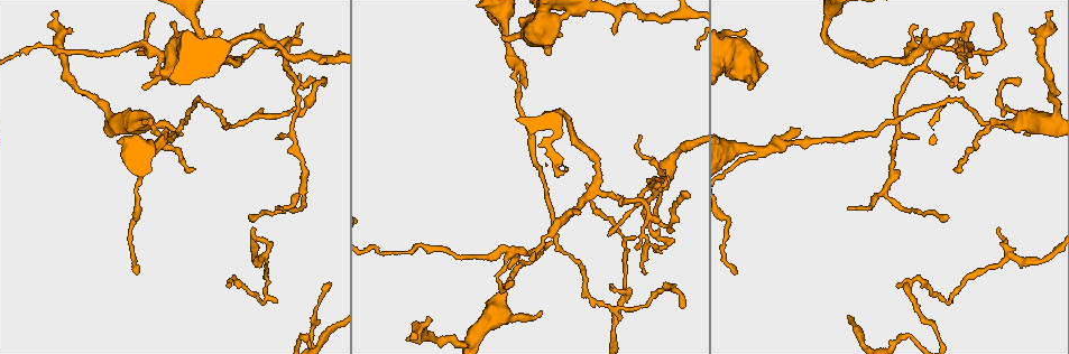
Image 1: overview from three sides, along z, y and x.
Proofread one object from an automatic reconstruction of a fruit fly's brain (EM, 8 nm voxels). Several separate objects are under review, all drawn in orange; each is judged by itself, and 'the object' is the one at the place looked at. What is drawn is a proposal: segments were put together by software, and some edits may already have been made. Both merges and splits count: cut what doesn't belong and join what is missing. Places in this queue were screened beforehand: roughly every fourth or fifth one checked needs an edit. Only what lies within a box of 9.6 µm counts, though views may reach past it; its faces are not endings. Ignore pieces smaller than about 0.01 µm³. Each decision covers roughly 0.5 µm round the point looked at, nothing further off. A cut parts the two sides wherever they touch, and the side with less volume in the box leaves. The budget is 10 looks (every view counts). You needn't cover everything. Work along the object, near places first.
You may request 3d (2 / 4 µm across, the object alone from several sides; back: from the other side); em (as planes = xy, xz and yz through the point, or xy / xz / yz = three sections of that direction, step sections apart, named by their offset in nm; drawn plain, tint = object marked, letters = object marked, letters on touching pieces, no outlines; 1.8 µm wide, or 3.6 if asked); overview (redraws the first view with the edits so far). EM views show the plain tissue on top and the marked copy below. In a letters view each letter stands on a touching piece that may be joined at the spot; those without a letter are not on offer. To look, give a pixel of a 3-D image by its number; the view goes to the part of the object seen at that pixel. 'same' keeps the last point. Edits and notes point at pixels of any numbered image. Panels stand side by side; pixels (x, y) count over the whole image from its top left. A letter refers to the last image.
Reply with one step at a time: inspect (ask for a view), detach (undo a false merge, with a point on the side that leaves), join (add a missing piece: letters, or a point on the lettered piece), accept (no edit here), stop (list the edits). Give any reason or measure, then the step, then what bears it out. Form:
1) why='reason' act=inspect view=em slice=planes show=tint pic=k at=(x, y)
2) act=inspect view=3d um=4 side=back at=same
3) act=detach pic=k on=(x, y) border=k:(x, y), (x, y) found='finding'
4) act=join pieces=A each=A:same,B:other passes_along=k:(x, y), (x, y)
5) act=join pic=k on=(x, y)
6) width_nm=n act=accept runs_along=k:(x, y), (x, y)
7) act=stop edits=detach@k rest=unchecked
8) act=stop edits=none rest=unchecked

act=inspect view=em slice=xy step=16 show=tint pic=1 at=(998, 229)

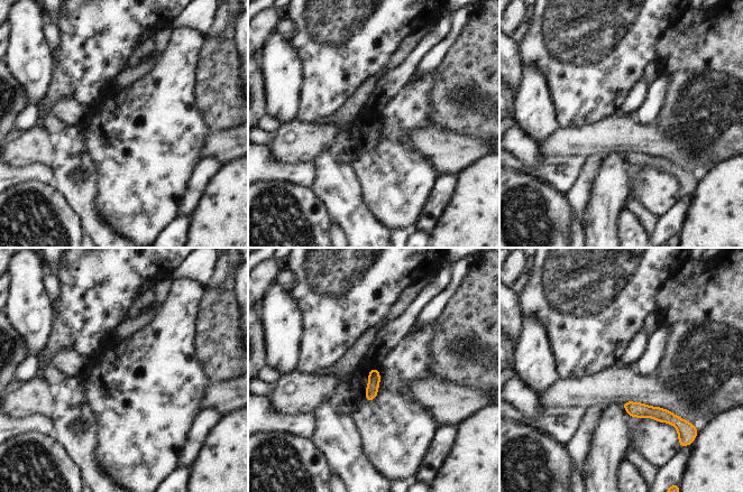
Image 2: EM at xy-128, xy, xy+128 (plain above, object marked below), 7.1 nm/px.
act=inspect view=em slice=planes show=letters at=same

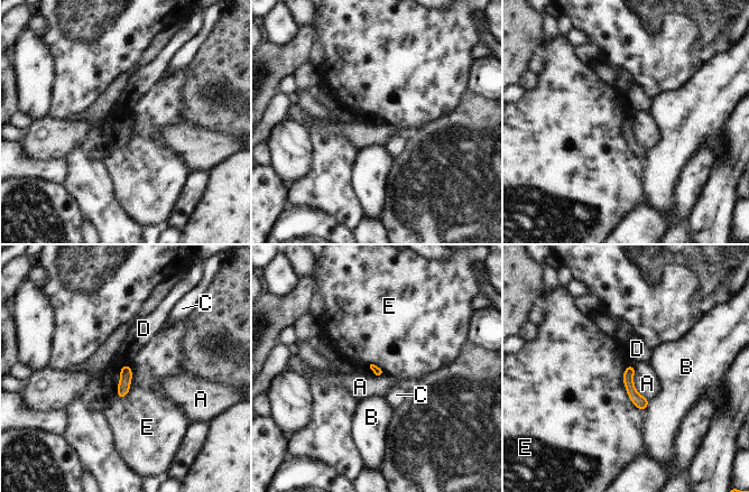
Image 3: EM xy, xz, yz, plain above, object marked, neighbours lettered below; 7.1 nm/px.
act=accept each=A:other,B:other,C:other,D:other,E:other found='no lettered piece goes on from it'

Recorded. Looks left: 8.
why='an open end' act=inspect view=em slice=planes show=letters pic=1 at=(280, 209)

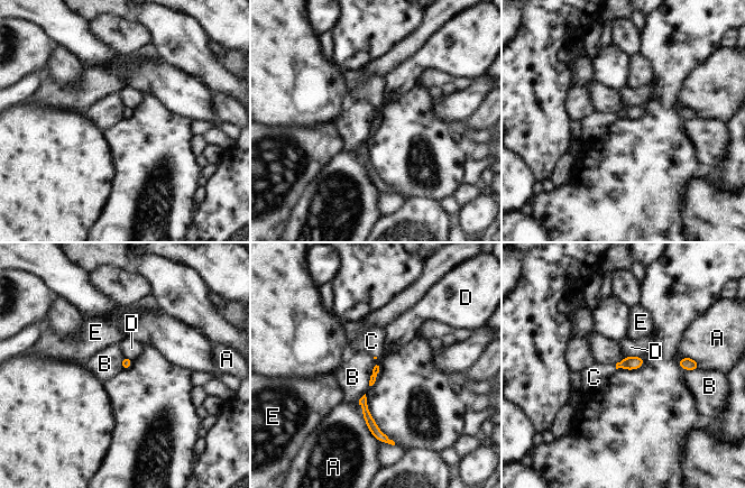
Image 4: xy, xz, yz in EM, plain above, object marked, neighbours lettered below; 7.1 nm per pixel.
act=join pieces=C each=A:other,B:other,C:same,D:other,E:other passes_along=4:(628, 362), (616, 367), (594, 377) found='it goes on there'

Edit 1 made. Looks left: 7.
why='free end' act=inspect view=em slice=xy step=16 show=letters pic=1 at=(614, 31)

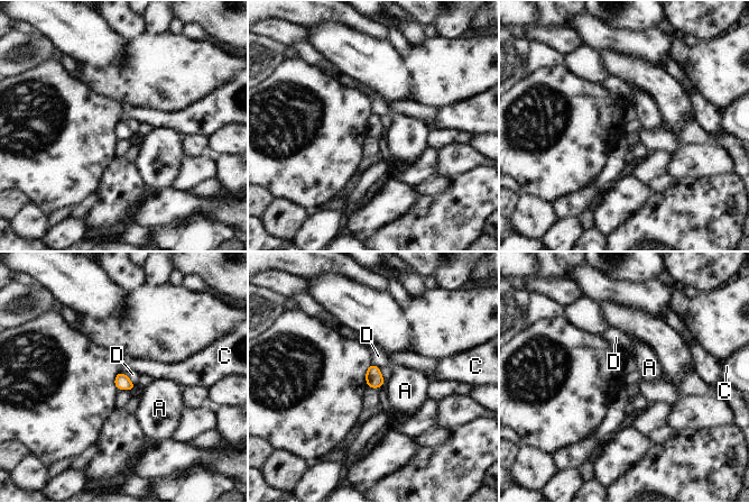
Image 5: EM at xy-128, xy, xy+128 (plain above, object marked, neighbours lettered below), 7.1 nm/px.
act=accept each=A:other,C:other,D:other border=5:(123, 373), (136, 387) found='none of them fits'

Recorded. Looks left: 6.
why='sharp bend' act=inspect view=3d um=2 pic=1 at=(674, 285)

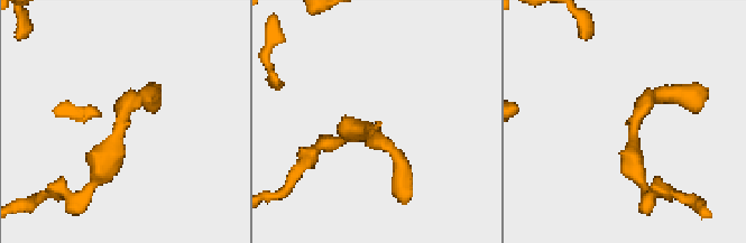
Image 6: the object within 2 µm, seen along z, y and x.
act=inspect view=em slice=planes show=letters pic=6 at=(372, 131)

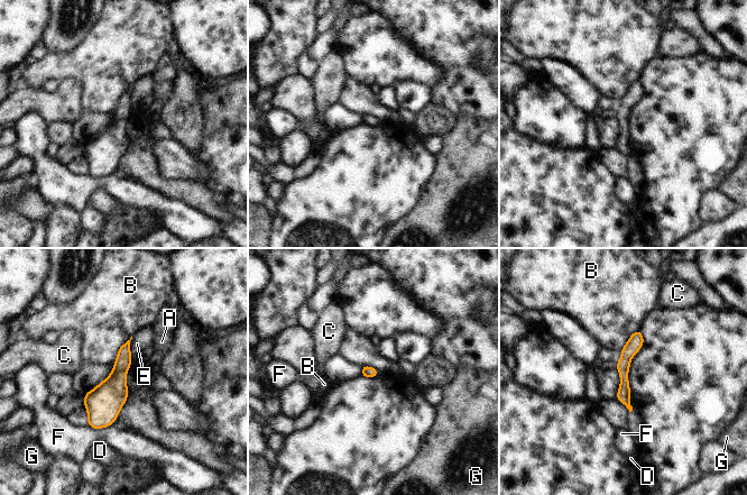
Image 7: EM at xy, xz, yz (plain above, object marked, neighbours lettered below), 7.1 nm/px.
longest_contact=B:240nm act=accept each=A:other,B:other,C:other,D:other,E:other,F:other,G:other runs_along=7:(638, 333), (624, 361), (627, 402) found='one neuron here'

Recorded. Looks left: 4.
act=stop edits=join@4 rest=unchecked

